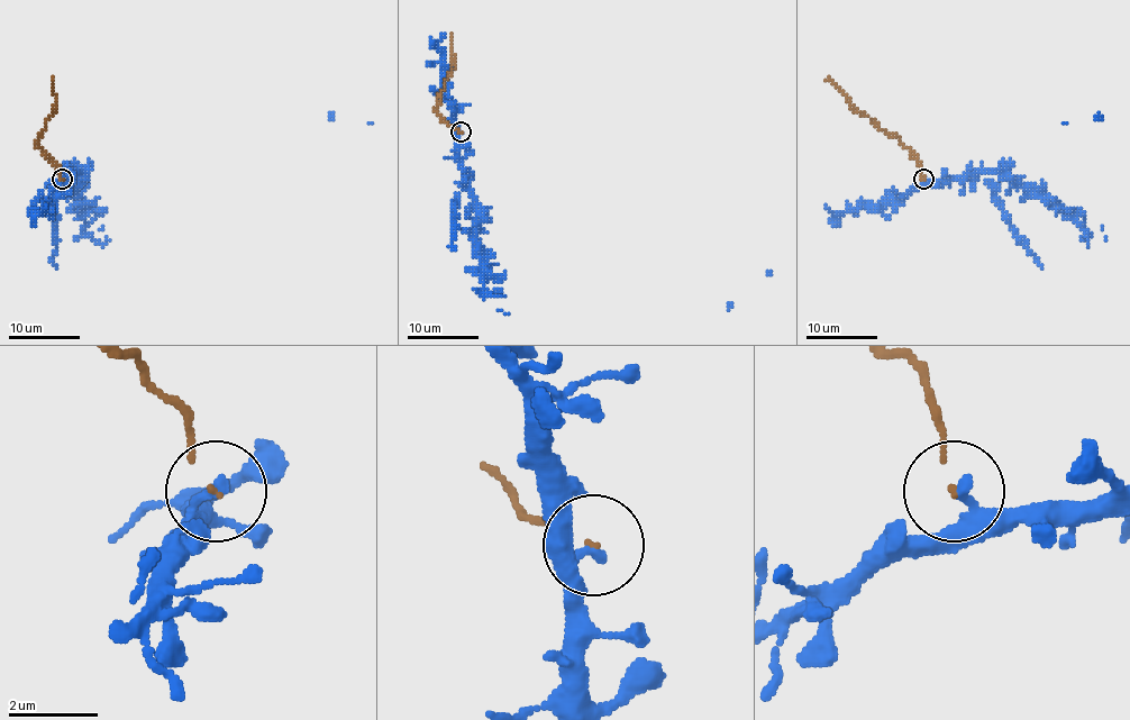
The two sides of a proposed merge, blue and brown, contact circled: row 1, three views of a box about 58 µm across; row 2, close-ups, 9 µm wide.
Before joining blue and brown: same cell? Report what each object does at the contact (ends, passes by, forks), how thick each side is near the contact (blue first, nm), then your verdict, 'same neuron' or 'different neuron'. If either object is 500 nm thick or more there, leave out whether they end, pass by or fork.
blue ends; brown ends; calibres 280 and 50 nm; different neuron

